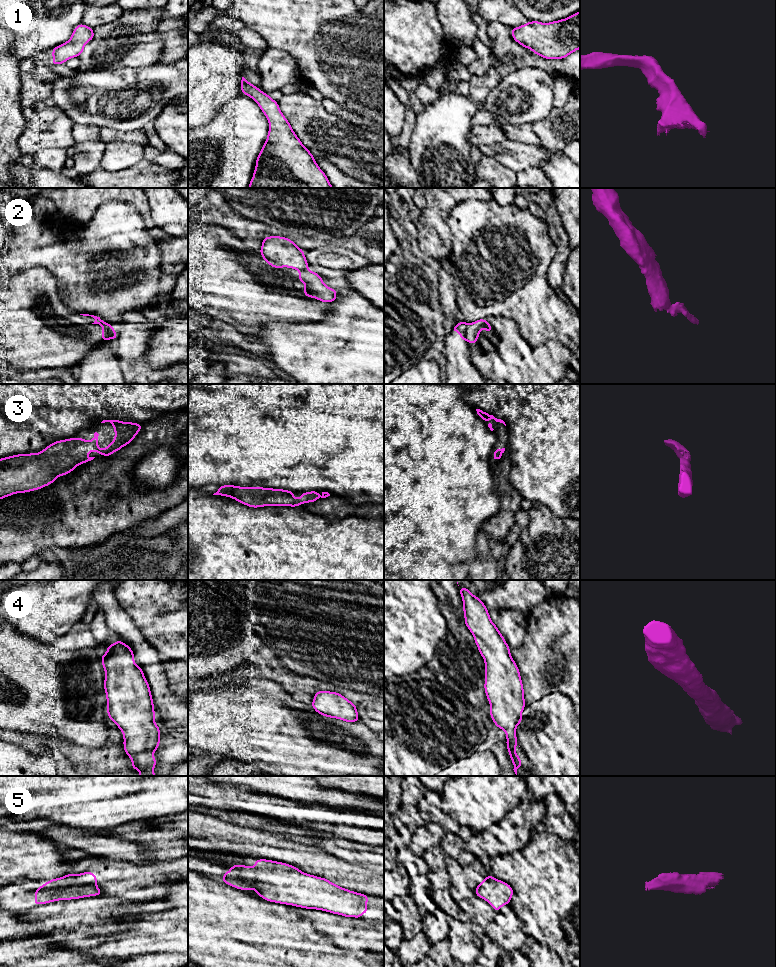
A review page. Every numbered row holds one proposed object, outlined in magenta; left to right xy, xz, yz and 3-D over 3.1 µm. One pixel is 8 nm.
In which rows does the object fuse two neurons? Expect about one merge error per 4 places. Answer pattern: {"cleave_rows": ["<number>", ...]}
{"cleave_rows": ["2"]}

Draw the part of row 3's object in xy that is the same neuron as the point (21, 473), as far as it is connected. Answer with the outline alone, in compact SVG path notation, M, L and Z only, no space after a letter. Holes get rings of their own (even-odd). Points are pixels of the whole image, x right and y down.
M103 420L101 423L110 422L115 431L113 441L104 449L98 448L97 432L94 438L86 441L84 438L75 438L59 440L51 443L39 453L17 454L9 457L0 458L0 500L17 493L26 493L39 490L52 484L59 476L67 475L78 465L87 463L95 457L88 457L88 453L96 451L104 457L112 455L119 451L125 445L128 445L142 430L143 425L133 422L122 422L121 420Z

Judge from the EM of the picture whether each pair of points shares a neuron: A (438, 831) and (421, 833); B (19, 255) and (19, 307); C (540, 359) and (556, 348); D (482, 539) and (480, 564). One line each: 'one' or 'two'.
A: one
B: two
C: one
D: one

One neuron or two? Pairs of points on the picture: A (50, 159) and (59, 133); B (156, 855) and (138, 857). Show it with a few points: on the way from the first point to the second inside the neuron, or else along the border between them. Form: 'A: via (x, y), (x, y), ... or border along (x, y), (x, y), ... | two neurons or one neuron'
A: border along (69, 150), (64, 148), (44, 148), (33, 156) | two neurons
B: border along (143, 852), (151, 860) | two neurons

